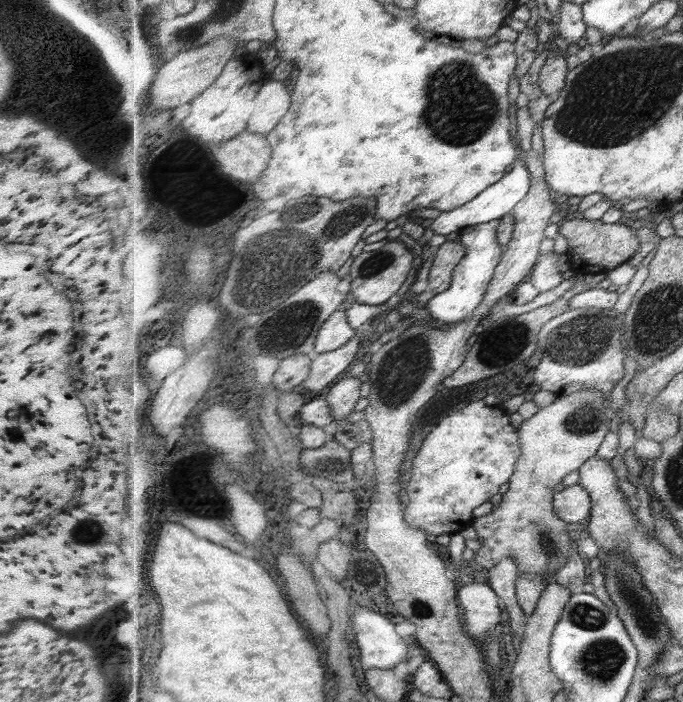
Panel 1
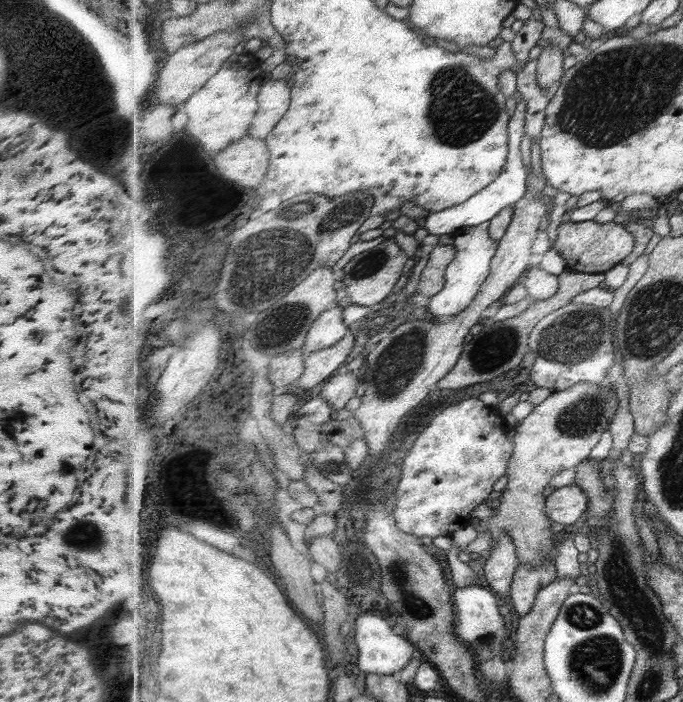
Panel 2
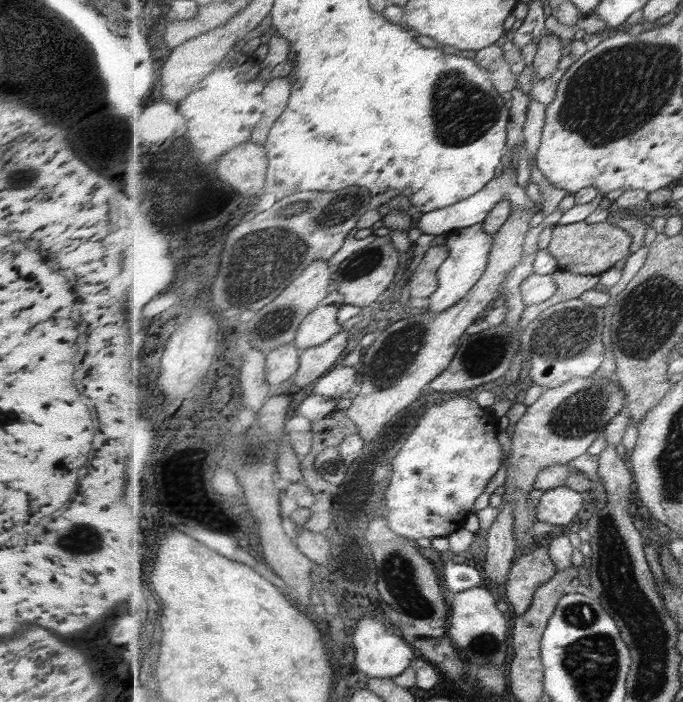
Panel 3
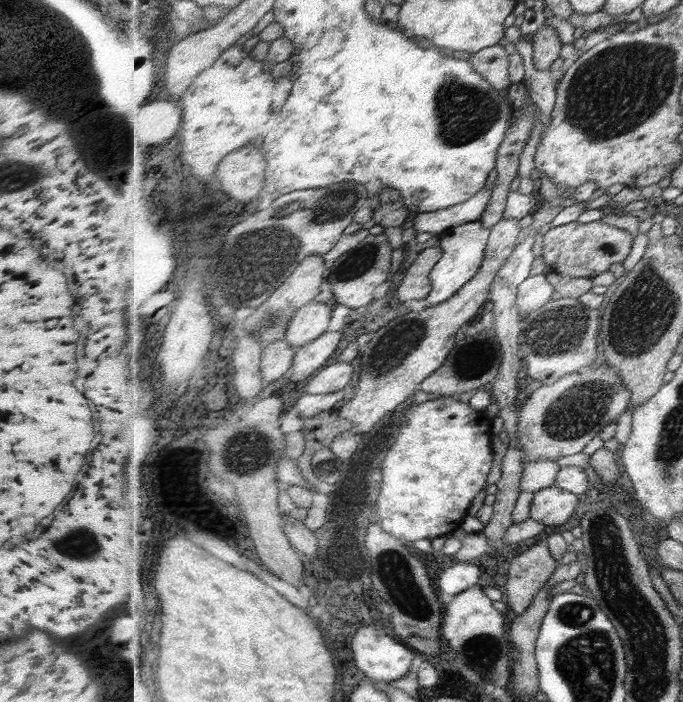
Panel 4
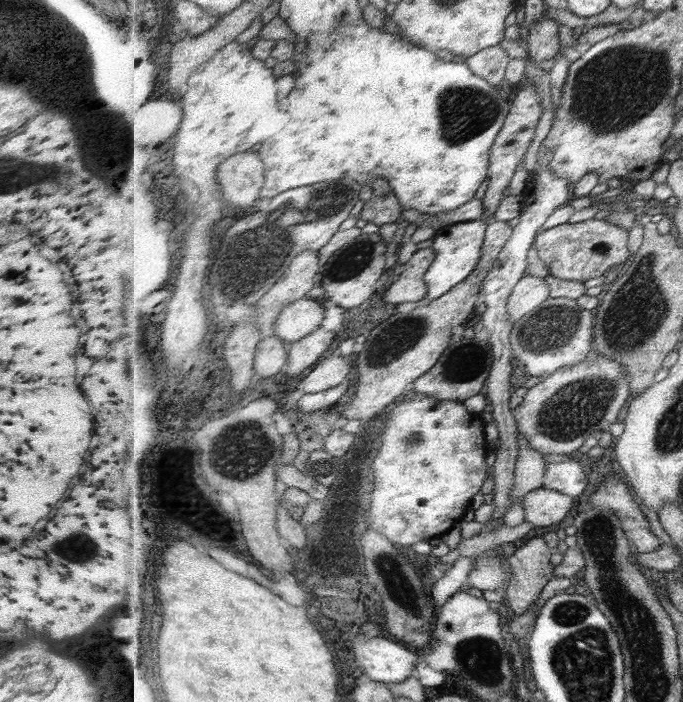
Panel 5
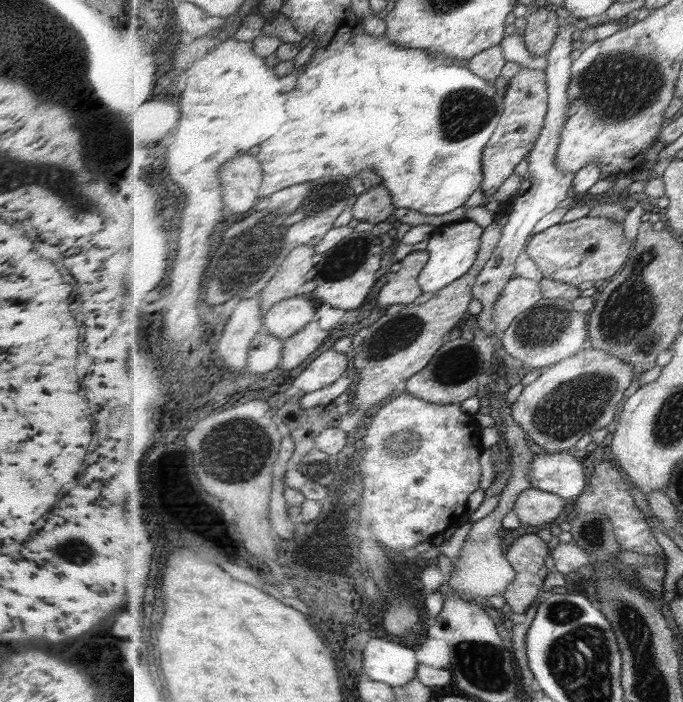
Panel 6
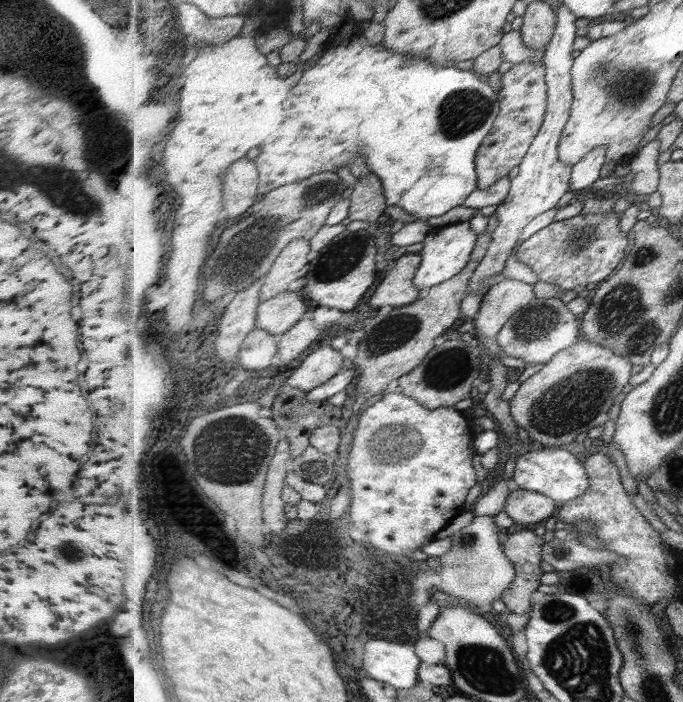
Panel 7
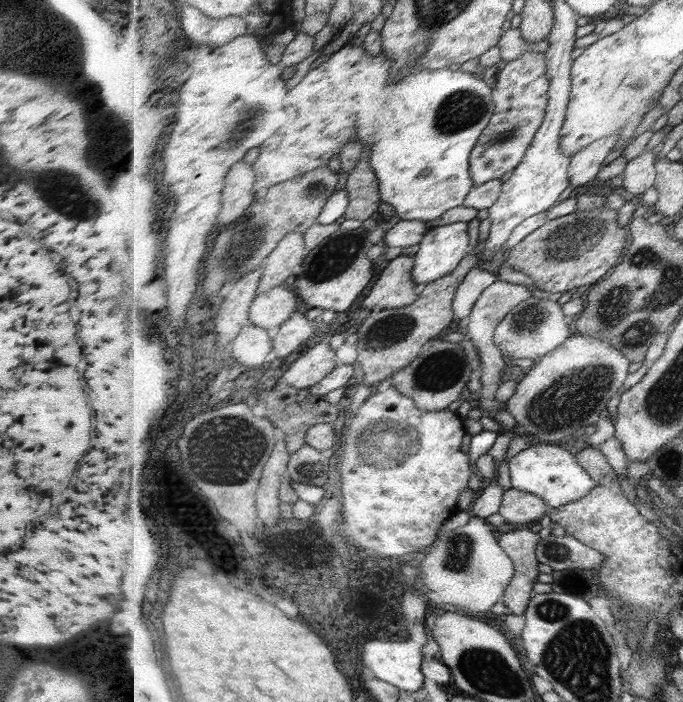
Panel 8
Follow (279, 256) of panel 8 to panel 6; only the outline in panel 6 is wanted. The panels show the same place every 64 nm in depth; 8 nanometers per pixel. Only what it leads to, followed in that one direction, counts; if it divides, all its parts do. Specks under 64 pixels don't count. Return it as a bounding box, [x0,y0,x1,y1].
[260,245,316,318]

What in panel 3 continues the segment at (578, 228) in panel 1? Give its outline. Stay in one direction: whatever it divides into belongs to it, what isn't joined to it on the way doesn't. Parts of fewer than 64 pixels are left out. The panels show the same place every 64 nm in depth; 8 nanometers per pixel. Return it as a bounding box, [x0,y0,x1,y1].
[546,220,633,276]

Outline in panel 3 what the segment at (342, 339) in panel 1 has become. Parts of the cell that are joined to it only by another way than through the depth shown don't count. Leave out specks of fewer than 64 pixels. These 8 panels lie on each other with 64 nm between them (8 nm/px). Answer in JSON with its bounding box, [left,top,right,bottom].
[294,301,343,352]

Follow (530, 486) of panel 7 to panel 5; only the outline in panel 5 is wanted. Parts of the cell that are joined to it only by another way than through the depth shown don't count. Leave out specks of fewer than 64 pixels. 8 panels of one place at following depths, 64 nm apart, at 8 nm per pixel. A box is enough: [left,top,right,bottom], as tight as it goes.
[543,458,587,498]

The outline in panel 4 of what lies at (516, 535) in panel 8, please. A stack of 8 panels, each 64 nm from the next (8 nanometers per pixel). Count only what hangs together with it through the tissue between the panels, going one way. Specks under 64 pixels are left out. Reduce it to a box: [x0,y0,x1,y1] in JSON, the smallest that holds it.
[505,541,558,616]

